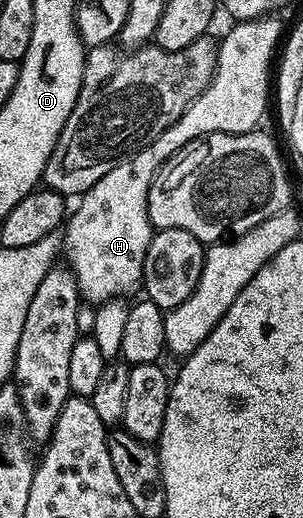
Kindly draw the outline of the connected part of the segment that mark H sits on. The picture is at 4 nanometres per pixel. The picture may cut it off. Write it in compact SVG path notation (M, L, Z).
M261 18L233 23L233 28L219 41L216 50L216 73L205 88L188 103L182 115L173 120L170 127L162 130L162 134L151 137L139 150L133 151L127 158L121 159L121 164L113 163L109 172L101 171L87 185L86 191L79 197L80 205L76 213L67 217L62 228L64 244L63 255L68 255L67 263L76 276L80 287L80 295L85 301L93 300L93 305L99 306L106 300L112 300L128 294L132 287L139 285L144 278L144 263L146 250L150 246L154 229L148 217L148 191L152 180L161 167L173 156L181 152L191 140L199 136L208 136L212 132L255 132L261 127L260 119L270 104L270 80L268 84L268 67L272 64L272 51L280 40L280 24L276 18Z

